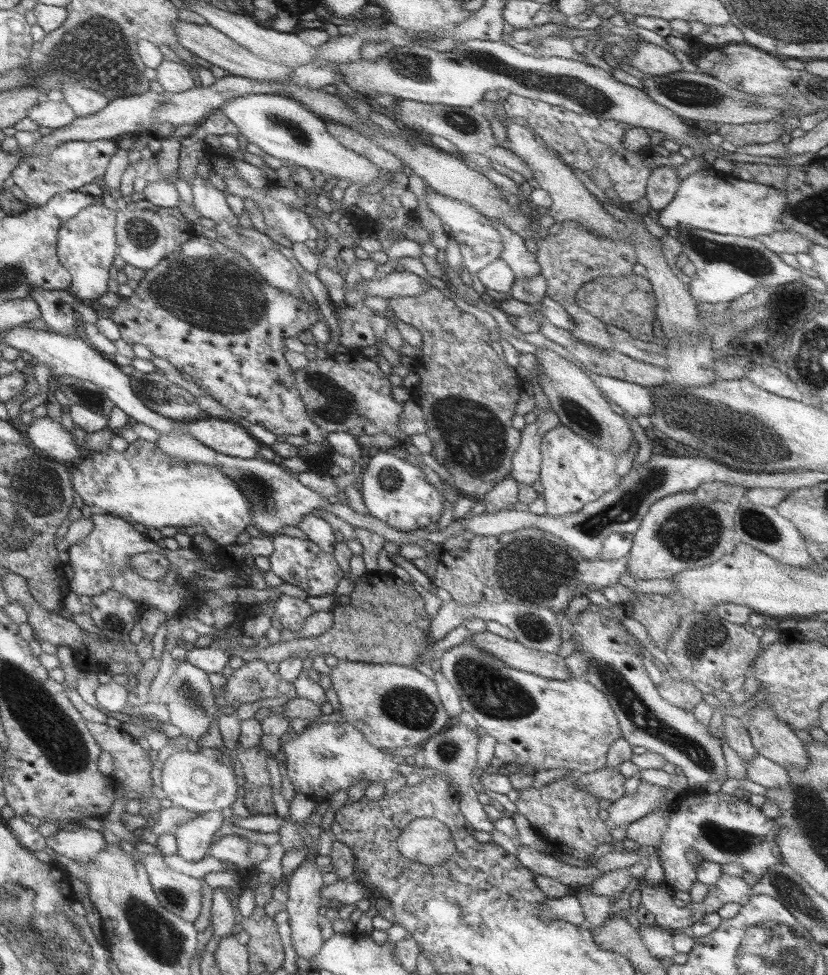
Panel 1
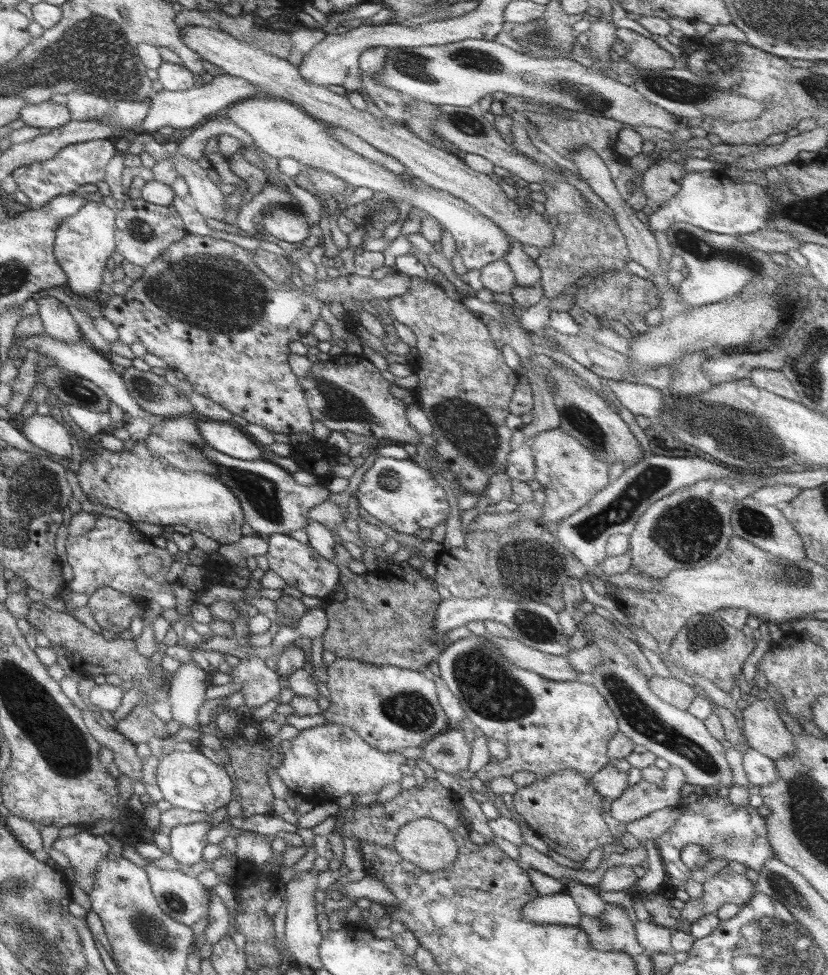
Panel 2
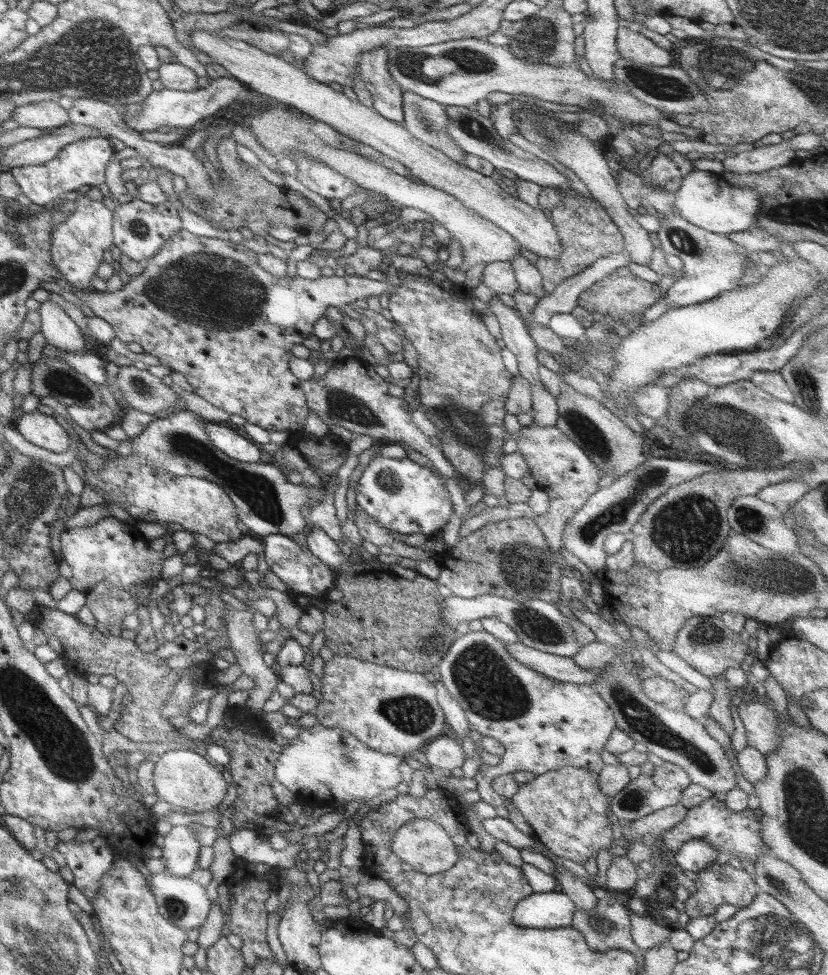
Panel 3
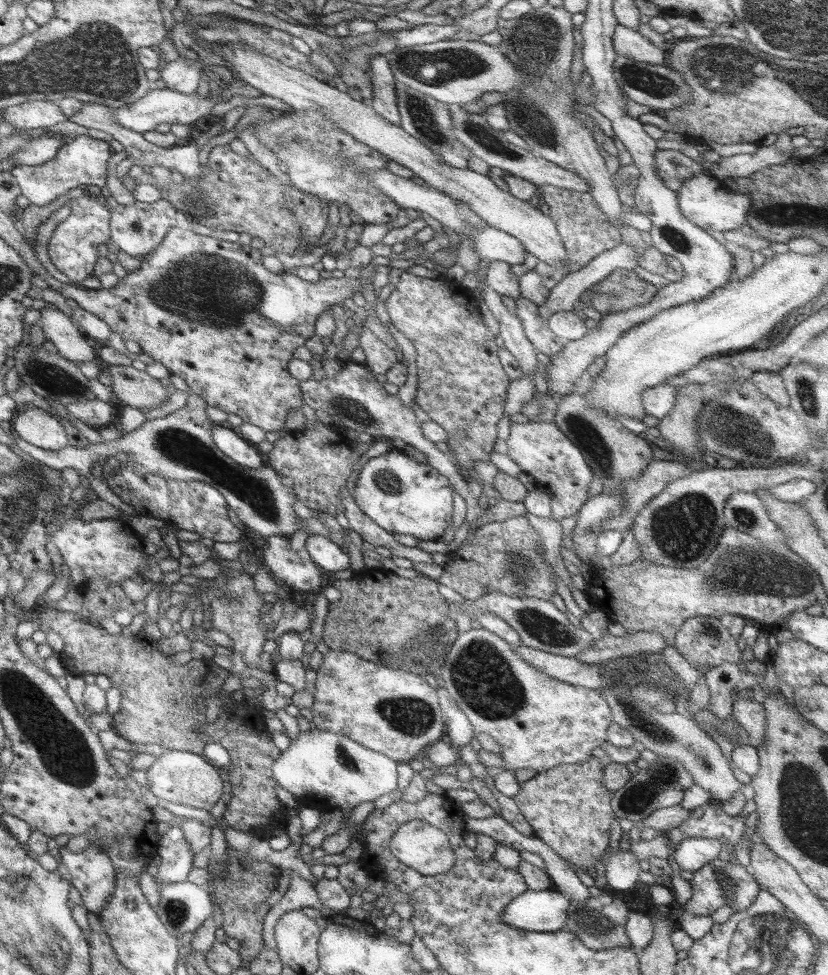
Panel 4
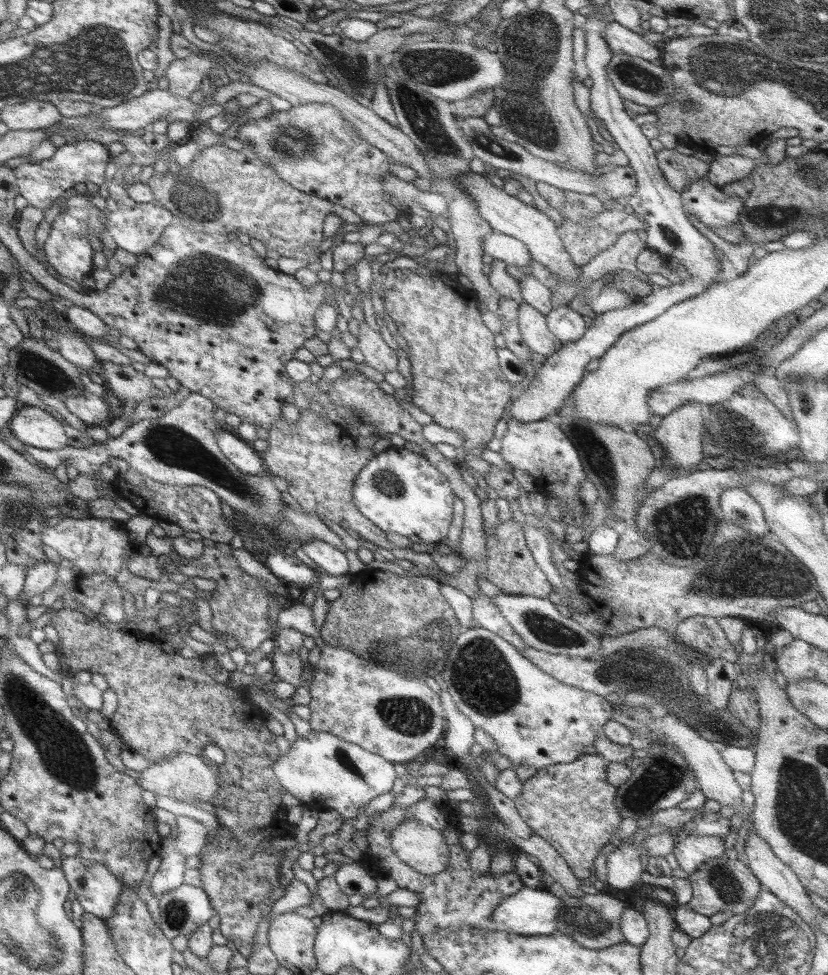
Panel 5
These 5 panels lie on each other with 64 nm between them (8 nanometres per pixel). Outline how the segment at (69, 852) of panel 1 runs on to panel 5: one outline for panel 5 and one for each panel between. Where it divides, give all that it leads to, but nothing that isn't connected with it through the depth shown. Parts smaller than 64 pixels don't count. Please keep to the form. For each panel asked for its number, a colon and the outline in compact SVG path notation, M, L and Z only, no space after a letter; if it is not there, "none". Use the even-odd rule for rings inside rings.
2: M81 830L77 836L57 838L53 842L53 848L67 858L75 874L73 878L75 886L79 886L85 894L89 894L99 864L109 856L109 846L103 840L103 836L91 836L87 834L87 830Z
3: M101 838L93 842L59 842L57 852L65 858L65 868L73 874L71 886L75 886L87 902L93 906L107 870L113 864L113 850Z
4: M85 848L83 852L71 854L61 850L61 864L71 876L69 884L81 894L81 906L87 914L103 912L109 896L115 888L115 868L99 848Z
5: M71 856L63 858L61 872L85 914L93 914L103 922L113 914L123 884L105 866L87 868L77 856Z

